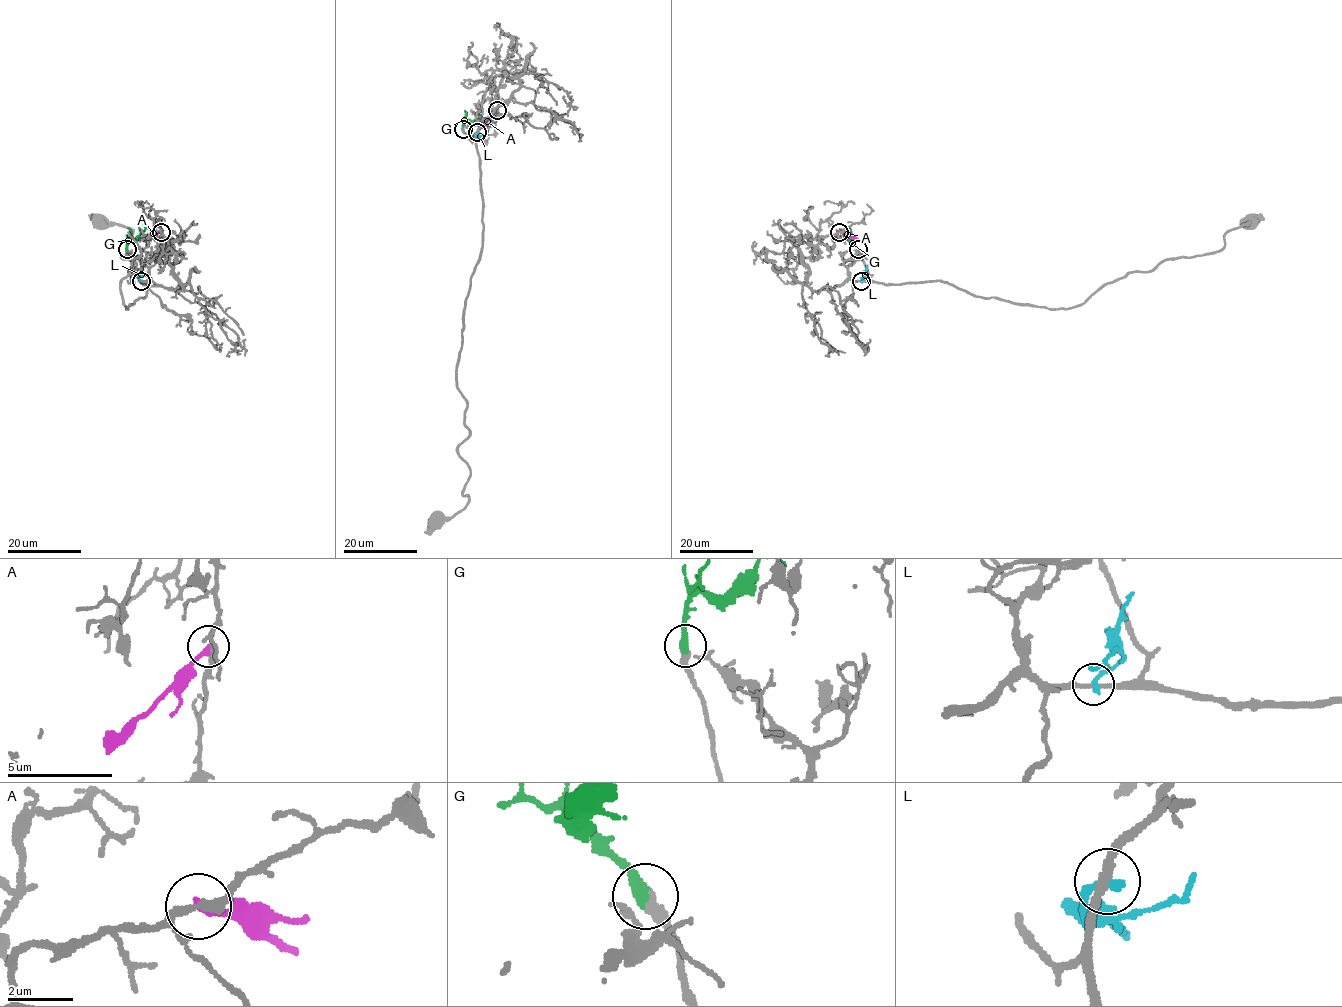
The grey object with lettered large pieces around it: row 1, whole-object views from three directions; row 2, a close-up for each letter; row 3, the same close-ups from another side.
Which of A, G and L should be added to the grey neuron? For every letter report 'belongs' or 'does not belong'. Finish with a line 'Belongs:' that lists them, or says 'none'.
A: does not belong
G: belongs
L: does not belong
Belongs: G

